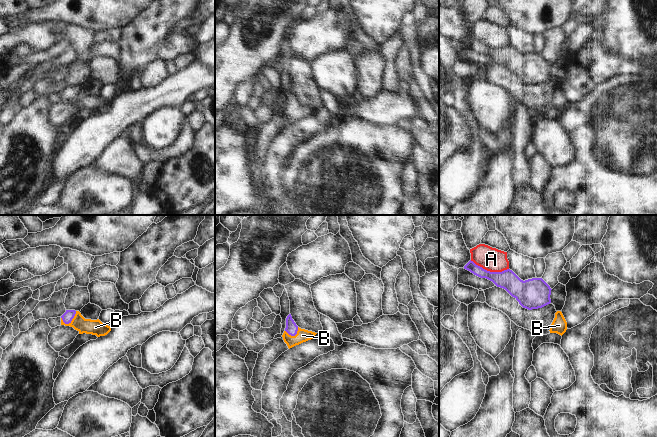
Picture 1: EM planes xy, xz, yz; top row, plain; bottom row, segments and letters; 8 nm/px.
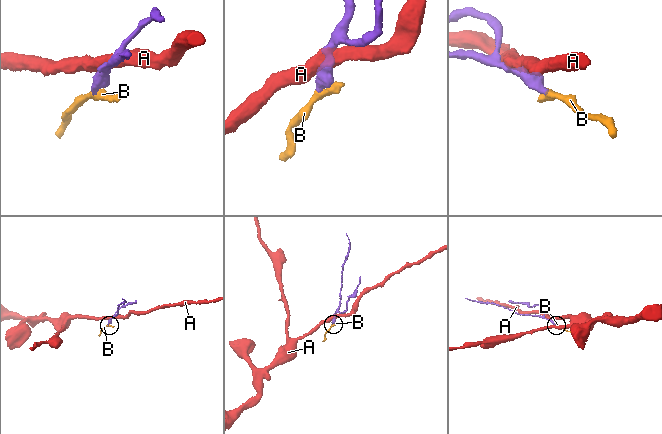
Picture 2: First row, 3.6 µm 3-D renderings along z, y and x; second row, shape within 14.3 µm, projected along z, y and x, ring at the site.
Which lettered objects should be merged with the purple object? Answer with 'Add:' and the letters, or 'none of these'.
Add: B

